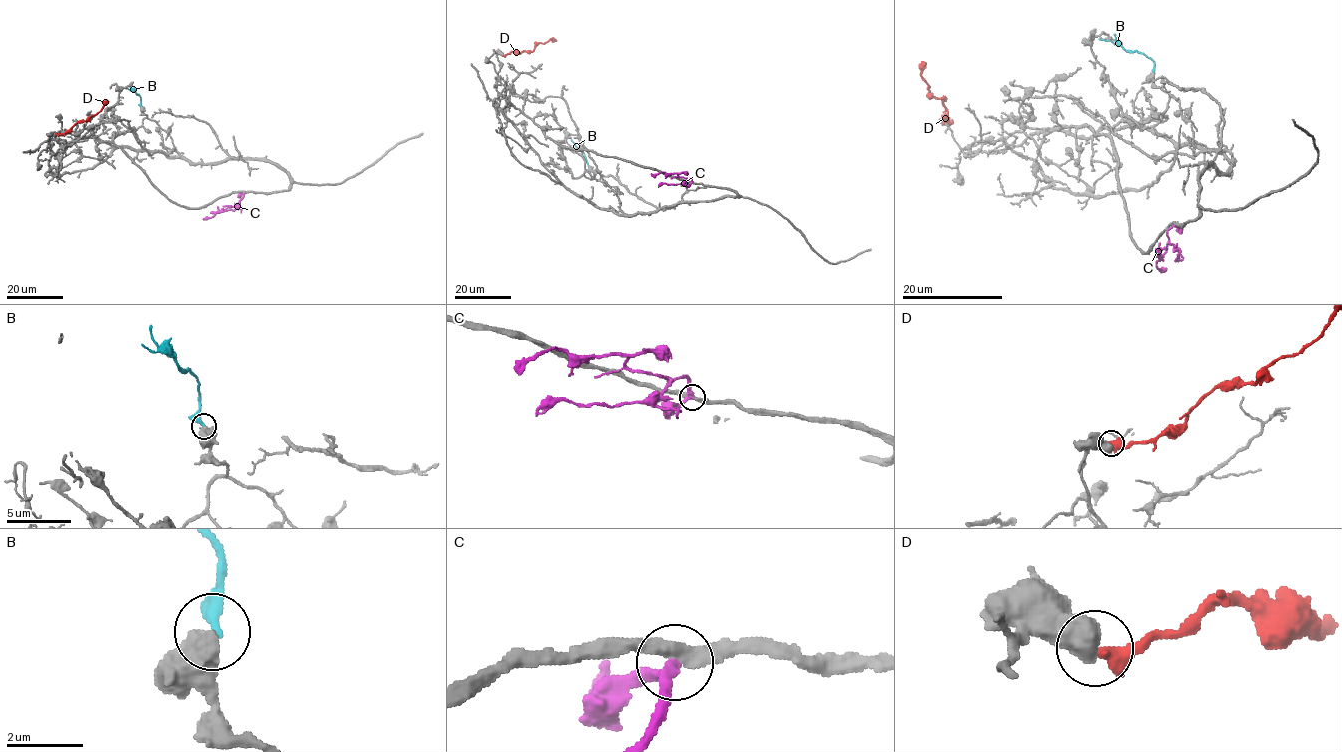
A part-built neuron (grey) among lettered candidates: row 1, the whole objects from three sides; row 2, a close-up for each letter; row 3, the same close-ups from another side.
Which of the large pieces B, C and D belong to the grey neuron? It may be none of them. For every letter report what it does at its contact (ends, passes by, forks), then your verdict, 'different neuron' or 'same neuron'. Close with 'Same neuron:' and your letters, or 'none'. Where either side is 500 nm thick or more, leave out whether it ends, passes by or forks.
B: different neuron
C: it passes by; different neuron
D: different neuron
Same neuron: none

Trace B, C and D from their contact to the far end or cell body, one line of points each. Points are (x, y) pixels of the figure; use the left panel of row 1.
B: (142, 107), (140, 96), (123, 87)
C: (244, 192), (243, 198), (229, 210), (203, 218)
D: (55, 134), (68, 132), (77, 122), (86, 121), (107, 100)

